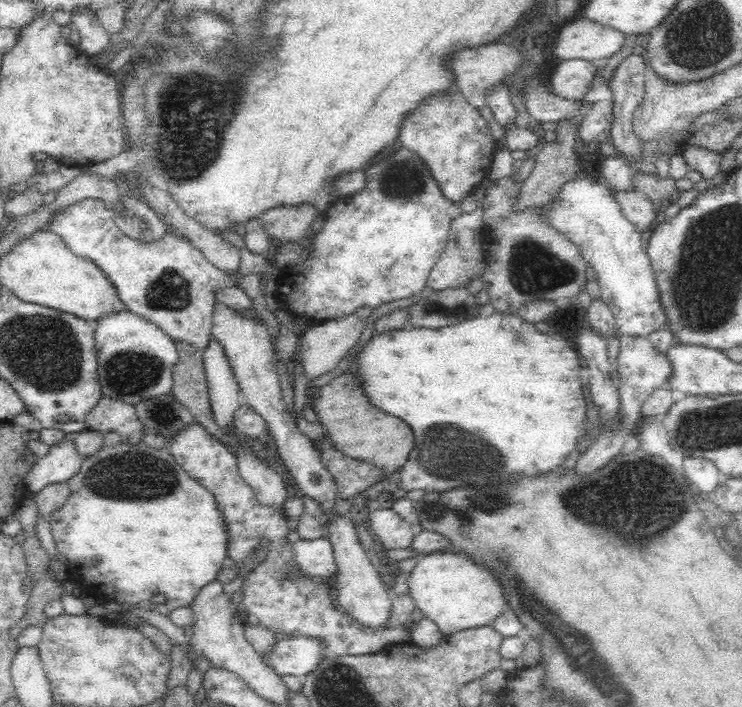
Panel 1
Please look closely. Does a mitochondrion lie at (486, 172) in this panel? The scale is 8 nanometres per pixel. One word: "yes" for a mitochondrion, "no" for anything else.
no

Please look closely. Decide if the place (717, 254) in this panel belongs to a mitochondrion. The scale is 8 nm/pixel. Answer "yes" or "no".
yes

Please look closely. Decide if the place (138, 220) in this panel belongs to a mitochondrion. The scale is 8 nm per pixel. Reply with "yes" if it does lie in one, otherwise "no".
yes

